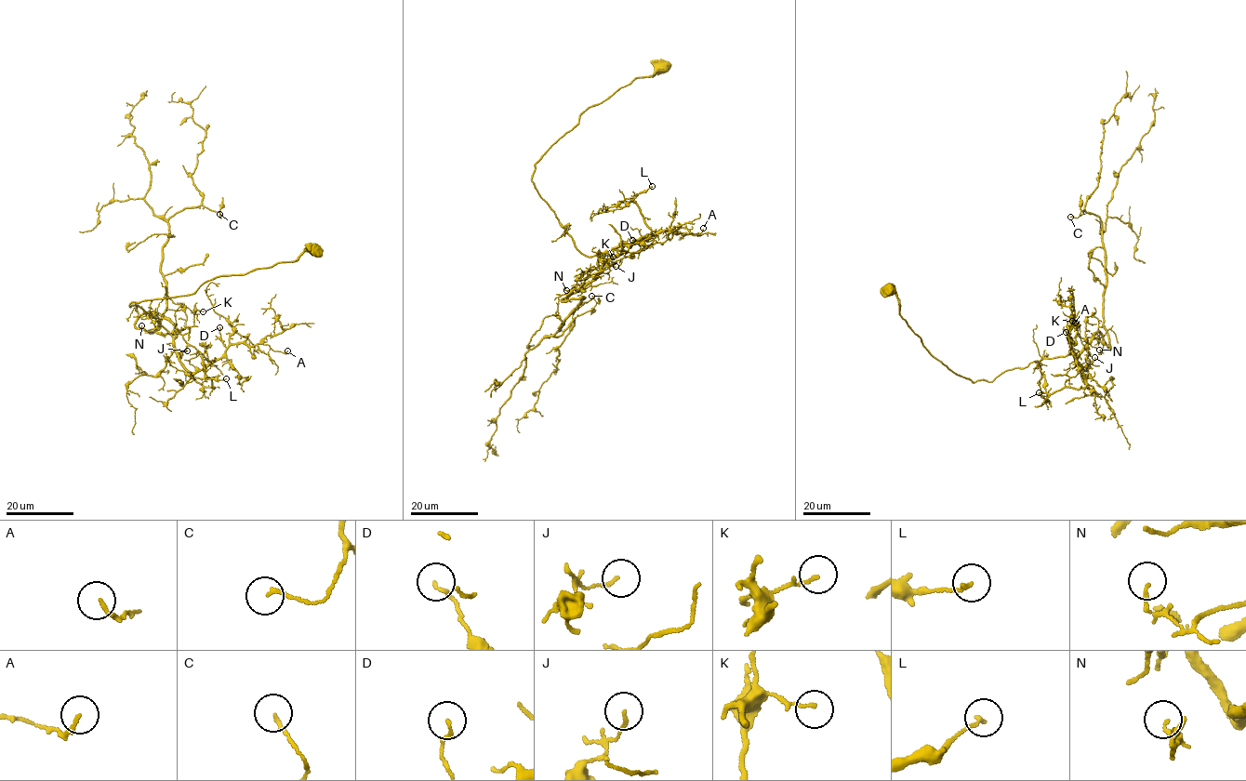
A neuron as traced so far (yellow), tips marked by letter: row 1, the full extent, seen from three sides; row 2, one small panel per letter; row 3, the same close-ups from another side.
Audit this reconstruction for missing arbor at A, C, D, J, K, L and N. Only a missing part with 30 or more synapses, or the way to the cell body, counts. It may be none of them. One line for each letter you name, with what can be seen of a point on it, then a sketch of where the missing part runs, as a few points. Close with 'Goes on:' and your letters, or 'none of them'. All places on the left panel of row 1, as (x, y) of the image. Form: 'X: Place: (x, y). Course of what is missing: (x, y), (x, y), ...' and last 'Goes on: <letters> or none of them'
Goes on: none of them

